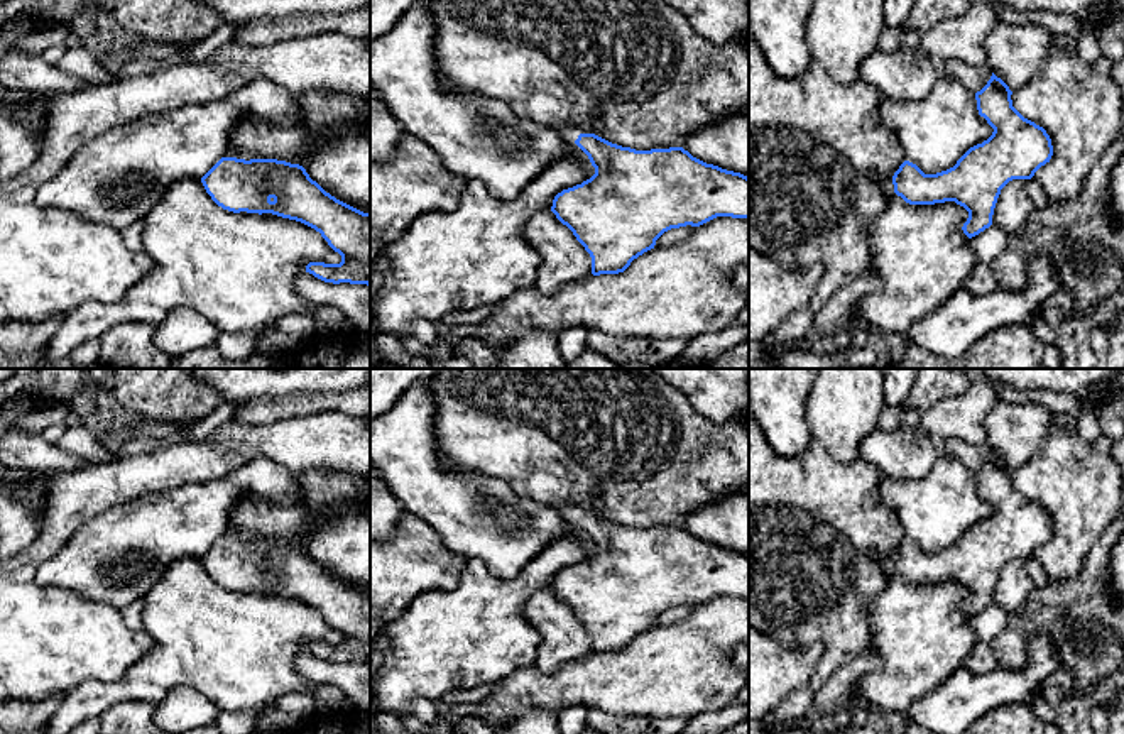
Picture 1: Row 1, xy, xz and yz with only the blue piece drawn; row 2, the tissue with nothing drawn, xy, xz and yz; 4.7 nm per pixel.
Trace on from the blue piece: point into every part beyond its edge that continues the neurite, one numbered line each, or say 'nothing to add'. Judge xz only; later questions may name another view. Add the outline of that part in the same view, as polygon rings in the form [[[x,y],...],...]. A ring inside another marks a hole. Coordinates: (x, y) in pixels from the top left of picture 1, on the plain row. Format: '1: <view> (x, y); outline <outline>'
1: xz (570, 511); outline [[[554,504],[553,506],[563,518],[575,521],[581,509],[576,504]]]

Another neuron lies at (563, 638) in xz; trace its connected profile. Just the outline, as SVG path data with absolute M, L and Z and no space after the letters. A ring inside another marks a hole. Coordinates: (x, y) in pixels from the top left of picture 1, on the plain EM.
M551 589L534 592L522 604L524 619L541 634L534 666L554 673L592 655L592 636Z

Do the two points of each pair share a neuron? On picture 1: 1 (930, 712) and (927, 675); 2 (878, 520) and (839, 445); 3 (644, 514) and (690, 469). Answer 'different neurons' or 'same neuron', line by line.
1: different neurons
2: different neurons
3: same neuron

